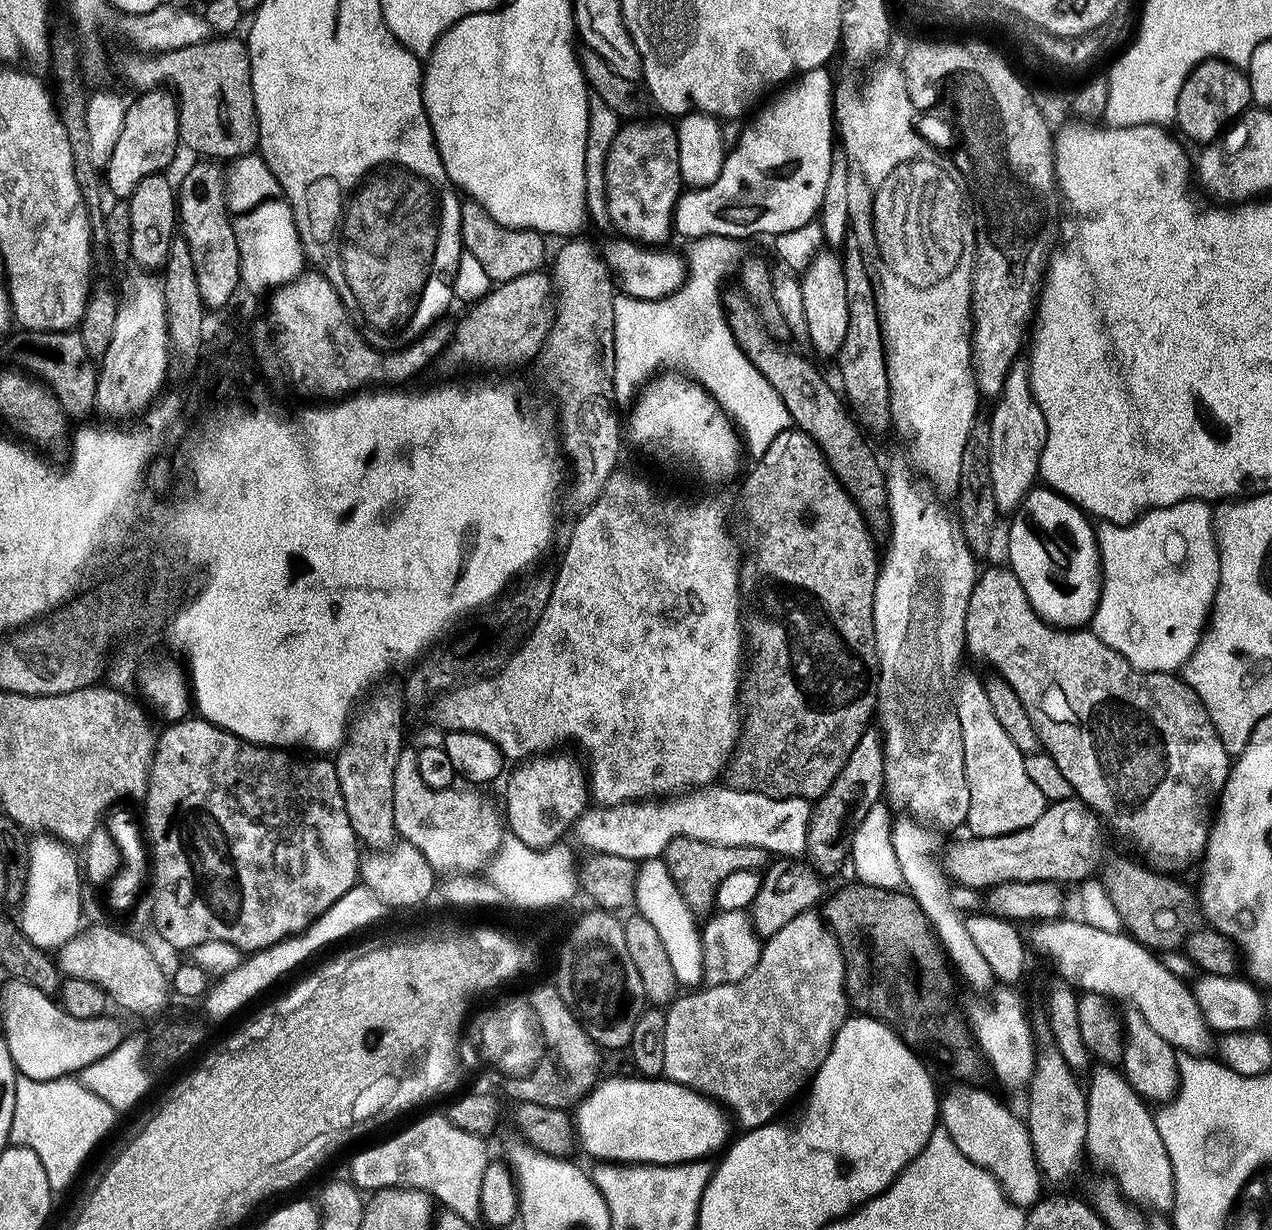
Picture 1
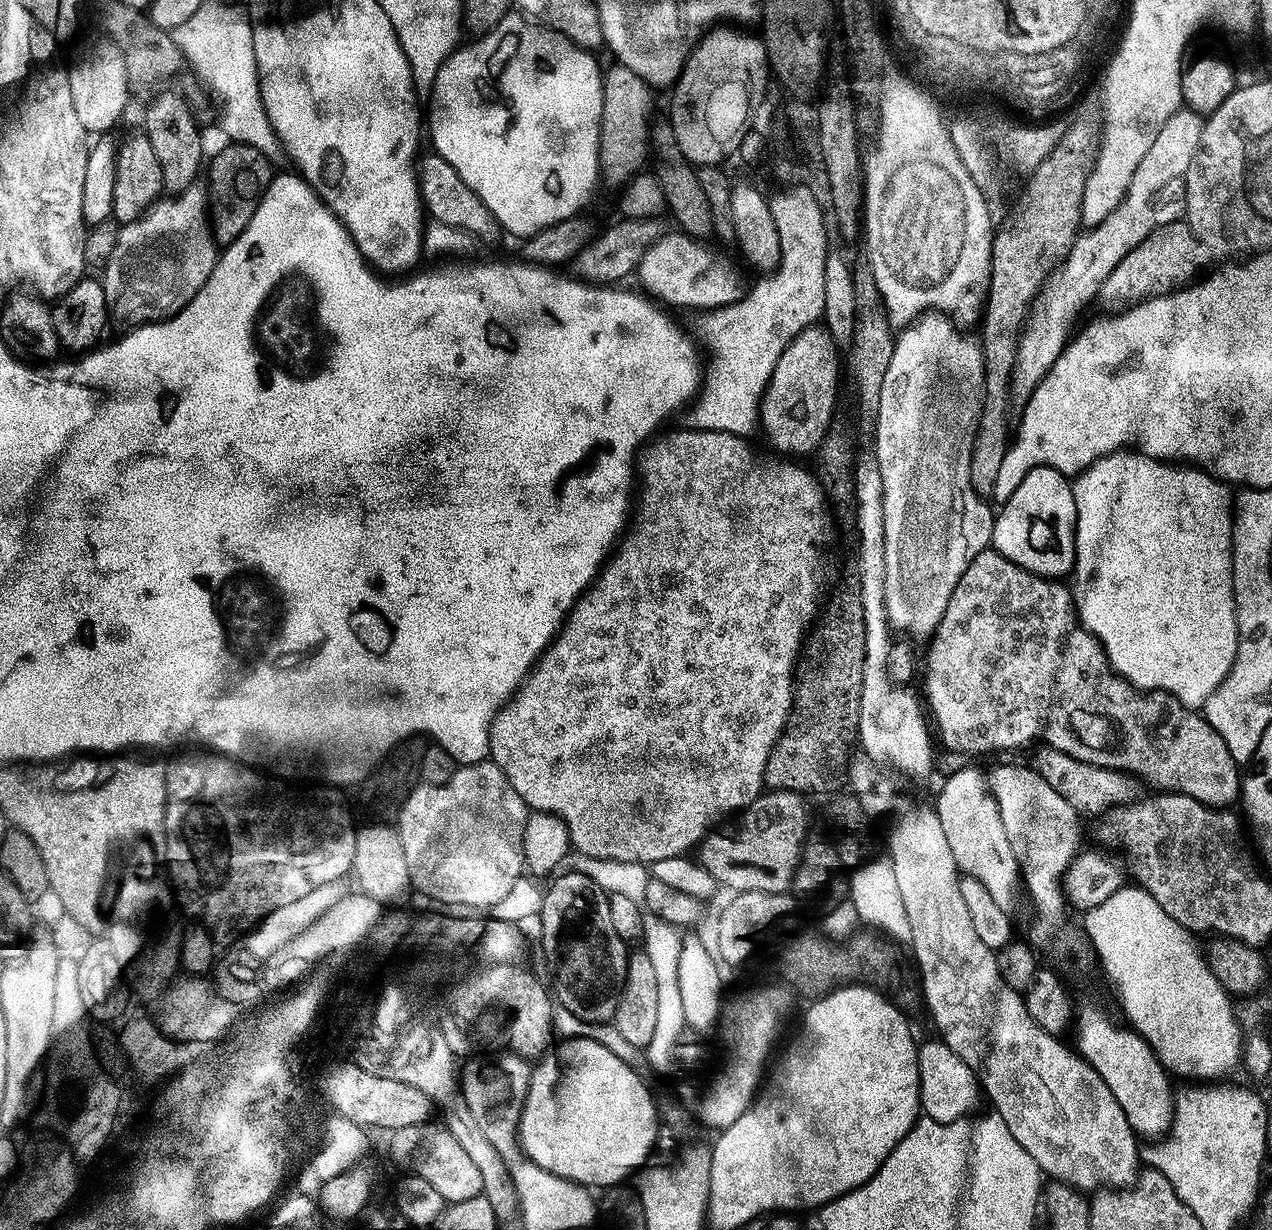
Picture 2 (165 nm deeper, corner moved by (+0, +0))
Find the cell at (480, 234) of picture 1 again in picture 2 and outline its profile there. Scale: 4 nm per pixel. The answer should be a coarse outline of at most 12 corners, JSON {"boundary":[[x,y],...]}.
{"boundary":[[434,150],[419,157],[420,196],[437,224],[477,241],[500,223]]}

